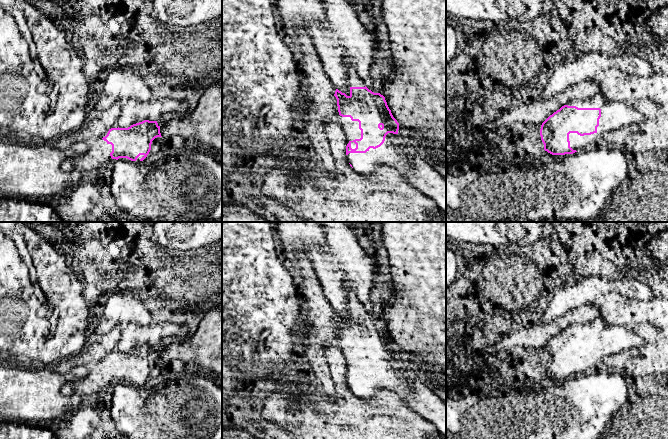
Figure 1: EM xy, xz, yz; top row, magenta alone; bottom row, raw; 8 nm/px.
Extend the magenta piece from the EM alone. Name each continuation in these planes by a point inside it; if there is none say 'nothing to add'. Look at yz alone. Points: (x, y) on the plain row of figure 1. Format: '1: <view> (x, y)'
1: yz (614, 339)

